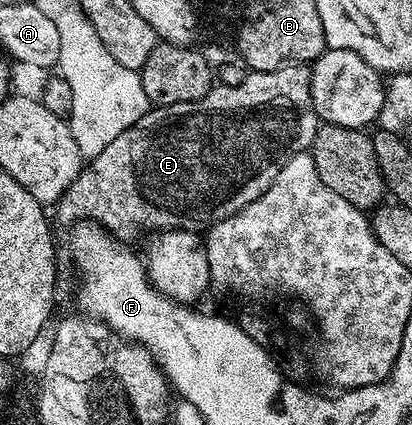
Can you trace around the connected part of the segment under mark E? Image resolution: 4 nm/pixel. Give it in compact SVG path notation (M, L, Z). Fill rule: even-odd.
M288 65L276 71L251 71L241 85L212 86L205 97L181 105L152 106L125 133L113 137L93 157L59 198L59 219L66 225L90 221L102 225L124 244L142 231L202 232L245 205L253 205L273 185L277 173L295 155L302 155L315 139L321 120L311 104L311 69Z

